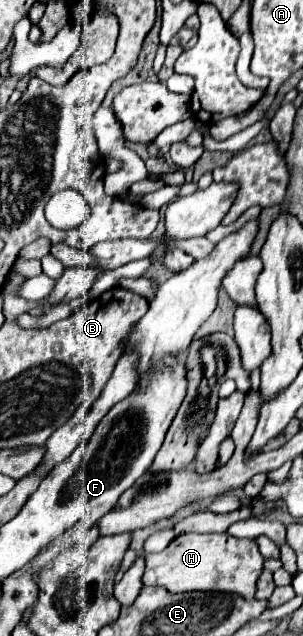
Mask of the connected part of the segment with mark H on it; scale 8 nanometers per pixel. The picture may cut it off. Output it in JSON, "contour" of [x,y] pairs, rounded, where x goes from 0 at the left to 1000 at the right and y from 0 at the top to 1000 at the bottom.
{"contour":[[[746,836],[733,840],[601,840],[581,843],[535,868],[521,871],[482,871],[482,893],[469,903],[475,921],[541,921],[554,931],[766,931],[792,934],[805,940],[838,940],[845,931],[845,912],[858,906],[858,896],[871,890],[871,877],[851,865],[845,849],[825,846],[772,846]]]}

